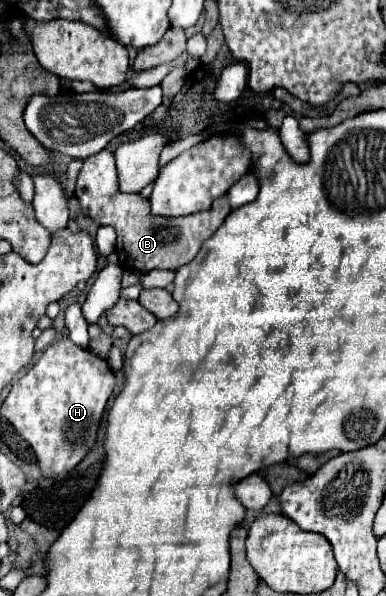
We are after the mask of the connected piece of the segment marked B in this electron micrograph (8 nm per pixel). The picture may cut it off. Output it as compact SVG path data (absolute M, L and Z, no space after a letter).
M102 150L100 154L84 160L84 166L76 182L76 198L84 208L88 208L92 220L96 220L102 226L110 224L116 228L118 258L122 262L126 260L128 268L138 270L142 274L154 268L178 270L180 266L188 264L198 254L202 242L208 240L224 222L224 218L230 214L230 204L226 202L226 194L222 194L222 198L216 198L212 208L204 212L196 212L180 218L152 216L148 198L140 198L138 194L122 194L118 190L116 164L110 150Z

